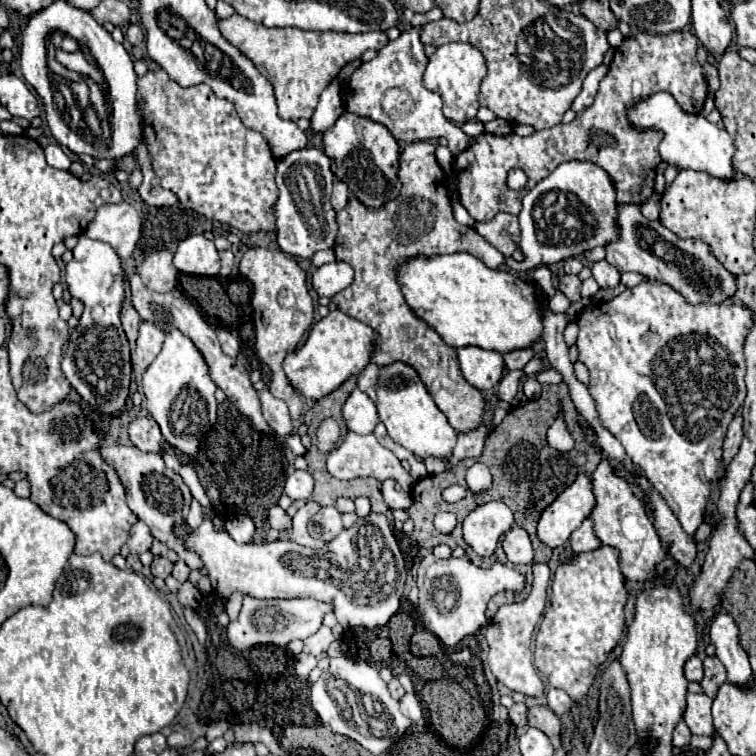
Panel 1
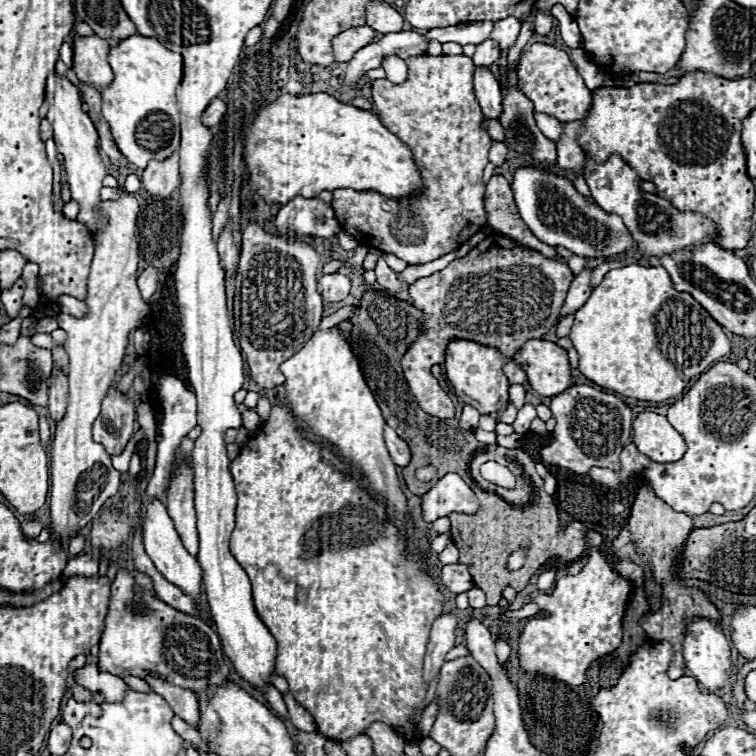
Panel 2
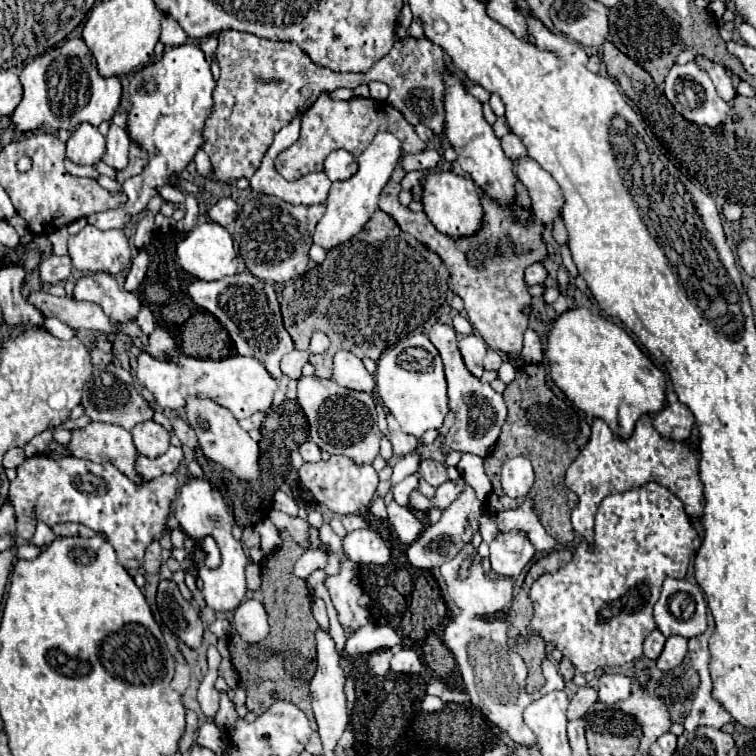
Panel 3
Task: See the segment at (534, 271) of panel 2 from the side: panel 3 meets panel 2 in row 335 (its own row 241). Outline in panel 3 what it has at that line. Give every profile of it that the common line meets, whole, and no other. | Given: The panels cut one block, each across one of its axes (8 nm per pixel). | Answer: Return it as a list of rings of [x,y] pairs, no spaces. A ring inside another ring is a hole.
[[[398,166],[390,182],[382,190],[382,196],[378,202],[380,210],[392,216],[404,232],[412,234],[418,242],[422,242],[442,258],[444,266],[452,274],[448,278],[448,288],[464,300],[464,310],[474,330],[478,330],[478,334],[486,340],[490,348],[510,354],[516,366],[524,366],[522,334],[528,328],[528,318],[530,318],[530,312],[526,312],[526,308],[528,306],[532,308],[532,296],[528,294],[528,286],[524,282],[524,270],[530,264],[544,262],[548,258],[546,242],[542,238],[544,226],[534,218],[534,214],[530,214],[526,220],[520,220],[514,216],[516,208],[524,208],[524,210],[532,208],[532,202],[528,200],[528,192],[524,192],[524,184],[516,180],[516,200],[508,206],[496,204],[492,196],[482,192],[480,200],[482,200],[484,216],[482,216],[480,230],[476,230],[472,236],[454,238],[436,230],[436,226],[426,218],[424,212],[410,212],[408,208],[400,206],[398,184],[402,178],[404,178],[404,172]]]

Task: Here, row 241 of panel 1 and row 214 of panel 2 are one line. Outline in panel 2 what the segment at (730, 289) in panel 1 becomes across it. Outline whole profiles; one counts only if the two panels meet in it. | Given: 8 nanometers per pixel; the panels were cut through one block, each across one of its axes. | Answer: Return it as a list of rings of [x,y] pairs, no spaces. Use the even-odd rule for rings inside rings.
[[[586,154],[584,178],[598,206],[610,214],[618,214],[624,220],[626,228],[632,232],[632,238],[638,244],[636,250],[642,256],[648,256],[648,258],[664,256],[664,254],[672,254],[678,248],[692,248],[694,244],[714,242],[712,236],[708,236],[708,234],[714,234],[714,224],[710,220],[692,212],[682,214],[664,198],[644,192],[642,180],[636,174],[636,170],[632,170],[618,154],[612,154],[602,164],[598,164],[590,154]]]

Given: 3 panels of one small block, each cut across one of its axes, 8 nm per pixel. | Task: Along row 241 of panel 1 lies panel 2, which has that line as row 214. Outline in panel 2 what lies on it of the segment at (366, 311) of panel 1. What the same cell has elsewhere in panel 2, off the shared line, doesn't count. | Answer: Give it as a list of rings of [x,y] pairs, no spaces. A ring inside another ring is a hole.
[[[420,54],[406,58],[406,64],[408,64],[406,82],[394,84],[386,78],[374,80],[372,100],[380,122],[384,122],[384,126],[388,126],[388,130],[392,130],[410,148],[422,178],[420,194],[394,200],[374,190],[358,192],[338,188],[332,198],[332,208],[336,212],[342,230],[352,234],[364,246],[382,250],[386,254],[394,254],[406,260],[408,264],[416,264],[416,262],[432,262],[456,250],[486,224],[486,210],[484,210],[486,186],[482,182],[482,170],[488,164],[488,150],[494,140],[486,132],[486,116],[482,114],[478,100],[474,96],[472,58],[468,56],[432,58],[428,54]]]

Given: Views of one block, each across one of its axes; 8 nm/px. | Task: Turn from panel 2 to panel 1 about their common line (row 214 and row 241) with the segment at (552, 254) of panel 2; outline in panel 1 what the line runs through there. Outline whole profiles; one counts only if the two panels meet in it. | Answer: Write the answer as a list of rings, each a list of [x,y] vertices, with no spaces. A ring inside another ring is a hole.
[[[496,214],[490,222],[474,224],[474,230],[490,242],[494,248],[498,248],[504,256],[512,256],[512,252],[518,248],[520,242],[520,226],[518,218],[512,214]]]

